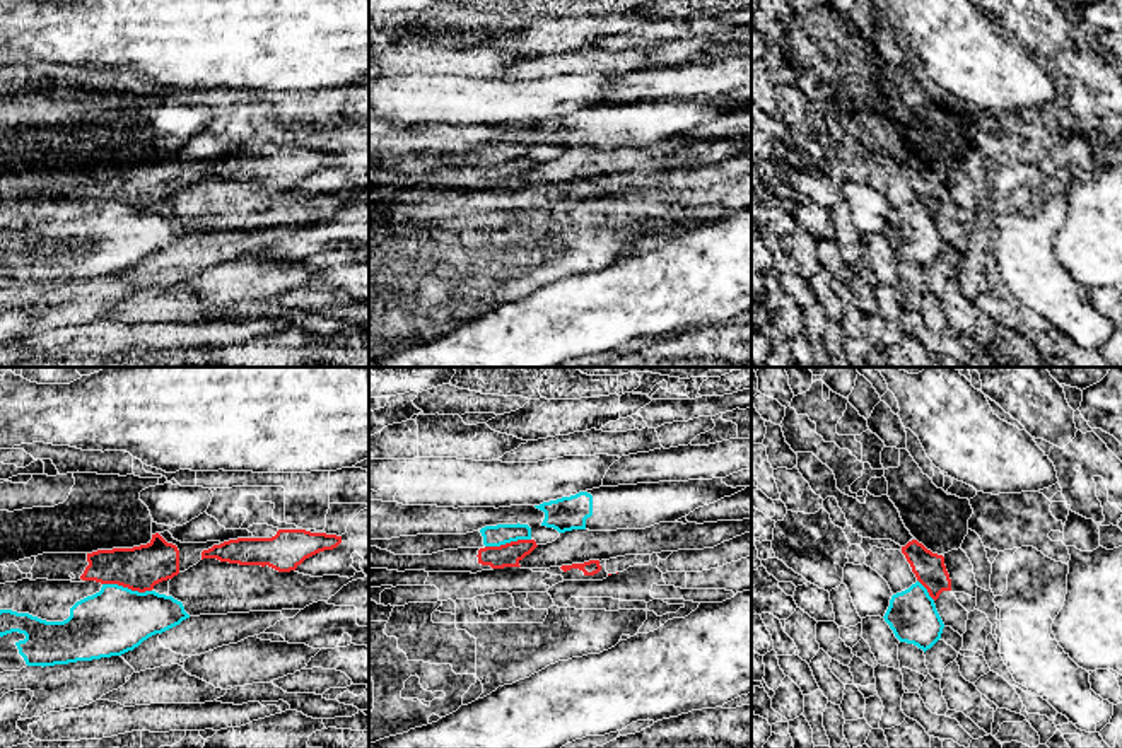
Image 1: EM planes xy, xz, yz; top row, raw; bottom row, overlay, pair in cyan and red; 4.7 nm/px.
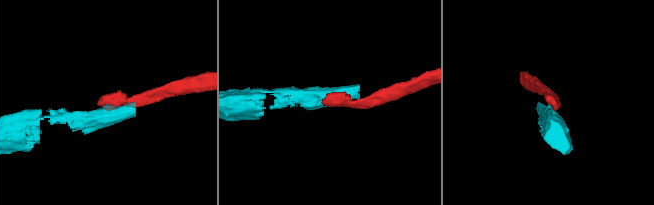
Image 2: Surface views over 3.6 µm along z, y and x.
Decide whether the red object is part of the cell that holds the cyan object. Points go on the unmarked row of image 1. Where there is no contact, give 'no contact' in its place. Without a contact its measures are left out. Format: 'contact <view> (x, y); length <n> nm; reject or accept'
contact xy (127, 205); length 240 nm; reject

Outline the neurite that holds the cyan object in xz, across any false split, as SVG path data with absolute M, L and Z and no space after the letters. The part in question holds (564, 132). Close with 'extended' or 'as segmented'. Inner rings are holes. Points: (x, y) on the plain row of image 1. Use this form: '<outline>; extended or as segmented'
M722 96L599 104L535 123L545 130L541 143L572 147L646 147L675 140L698 125L731 114L746 104L728 104Z; extended

